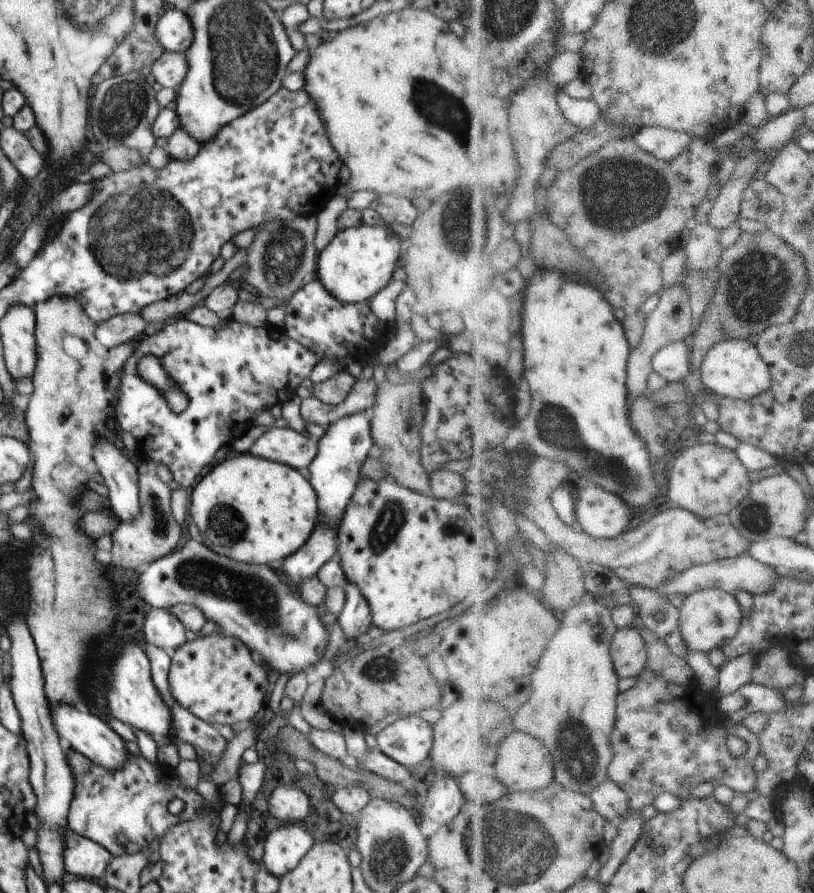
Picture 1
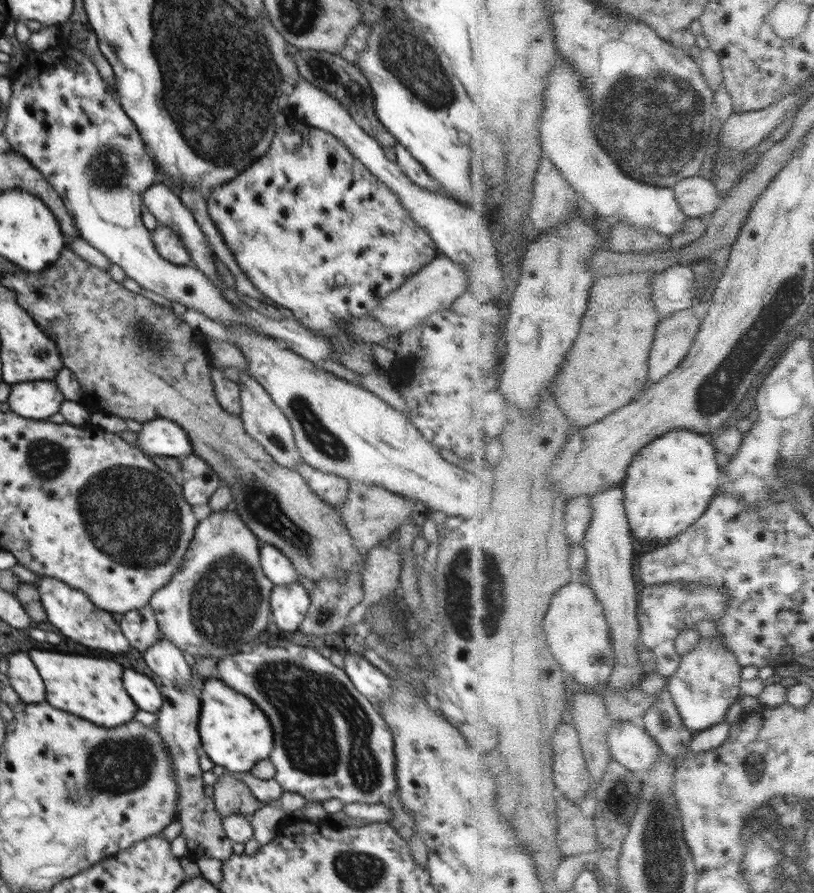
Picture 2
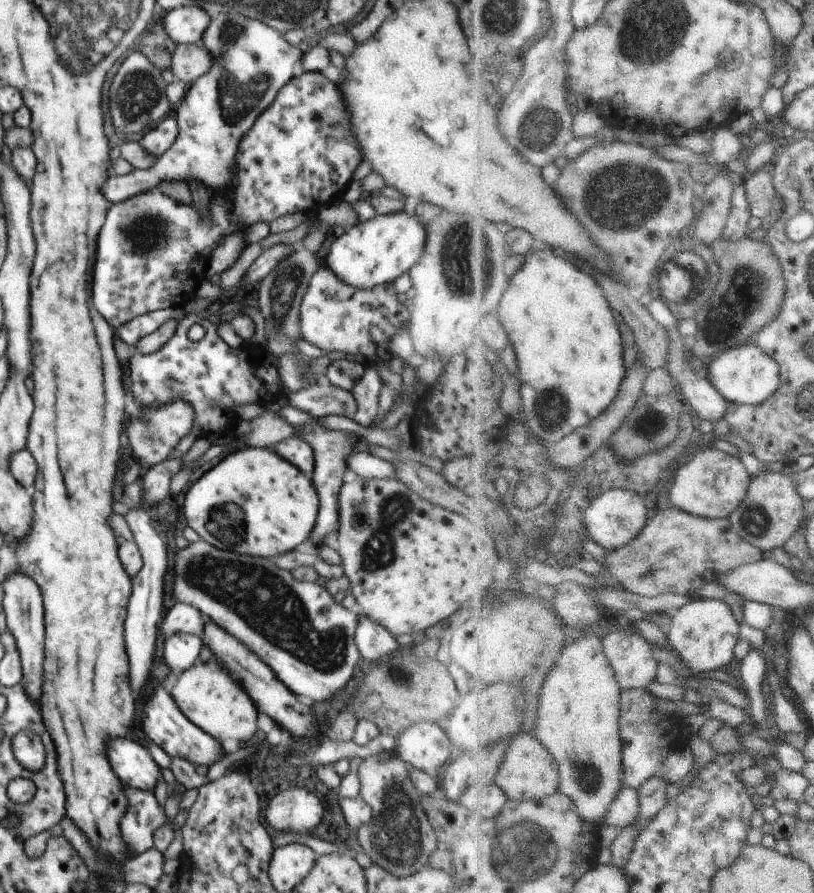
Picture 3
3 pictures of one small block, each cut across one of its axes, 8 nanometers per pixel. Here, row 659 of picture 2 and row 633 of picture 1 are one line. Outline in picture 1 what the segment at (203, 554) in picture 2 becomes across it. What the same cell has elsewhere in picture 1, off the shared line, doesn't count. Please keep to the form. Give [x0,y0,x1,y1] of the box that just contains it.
[168,633,271,727]

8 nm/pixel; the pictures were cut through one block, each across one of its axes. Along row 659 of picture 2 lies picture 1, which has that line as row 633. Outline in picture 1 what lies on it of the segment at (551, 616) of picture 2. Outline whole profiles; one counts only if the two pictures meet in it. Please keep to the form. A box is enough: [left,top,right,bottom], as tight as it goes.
[516,599,620,796]

